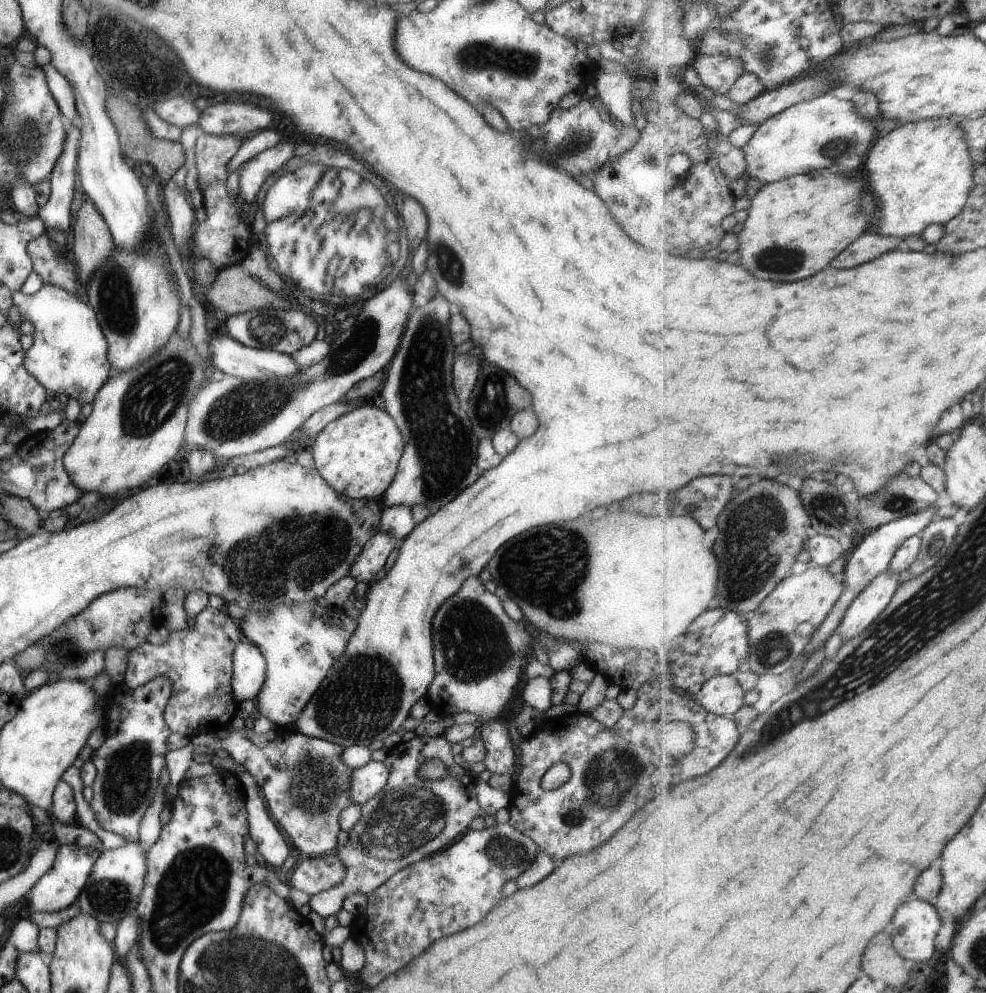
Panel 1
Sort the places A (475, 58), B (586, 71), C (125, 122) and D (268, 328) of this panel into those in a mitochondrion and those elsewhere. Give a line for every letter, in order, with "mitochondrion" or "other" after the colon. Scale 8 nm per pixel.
A: mitochondrion
B: other
C: other
D: mitochondrion

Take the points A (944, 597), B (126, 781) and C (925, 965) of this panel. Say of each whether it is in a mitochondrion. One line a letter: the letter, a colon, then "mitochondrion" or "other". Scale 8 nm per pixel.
A: mitochondrion
B: mitochondrion
C: other

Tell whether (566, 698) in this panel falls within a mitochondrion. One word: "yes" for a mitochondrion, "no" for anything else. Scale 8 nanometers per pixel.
no

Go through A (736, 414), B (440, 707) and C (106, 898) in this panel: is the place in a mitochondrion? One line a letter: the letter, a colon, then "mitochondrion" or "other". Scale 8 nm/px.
A: other
B: other
C: mitochondrion

